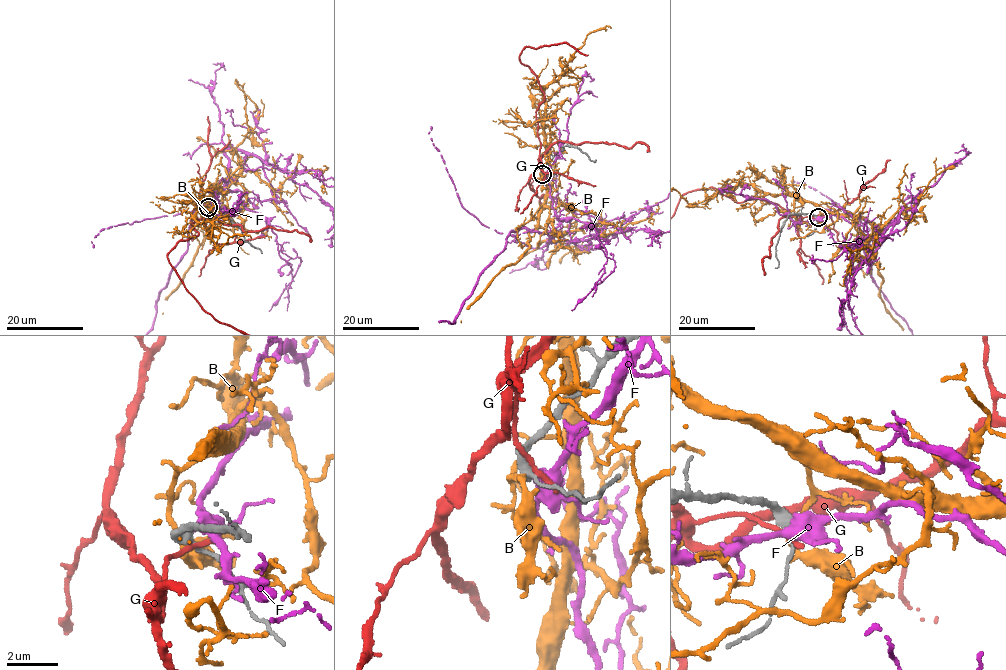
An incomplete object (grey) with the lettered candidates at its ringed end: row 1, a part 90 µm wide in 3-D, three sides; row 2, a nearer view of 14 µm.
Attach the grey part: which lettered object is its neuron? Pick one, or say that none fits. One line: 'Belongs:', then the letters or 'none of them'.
Belongs: none of them

